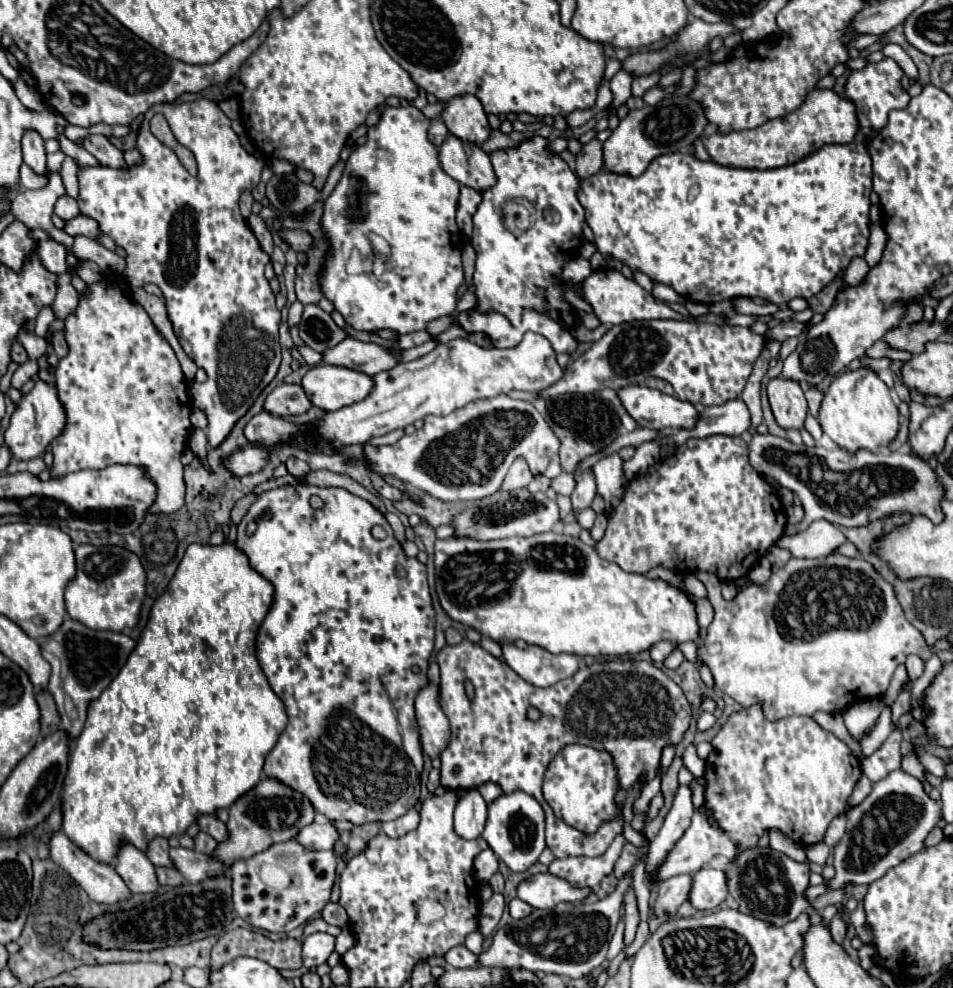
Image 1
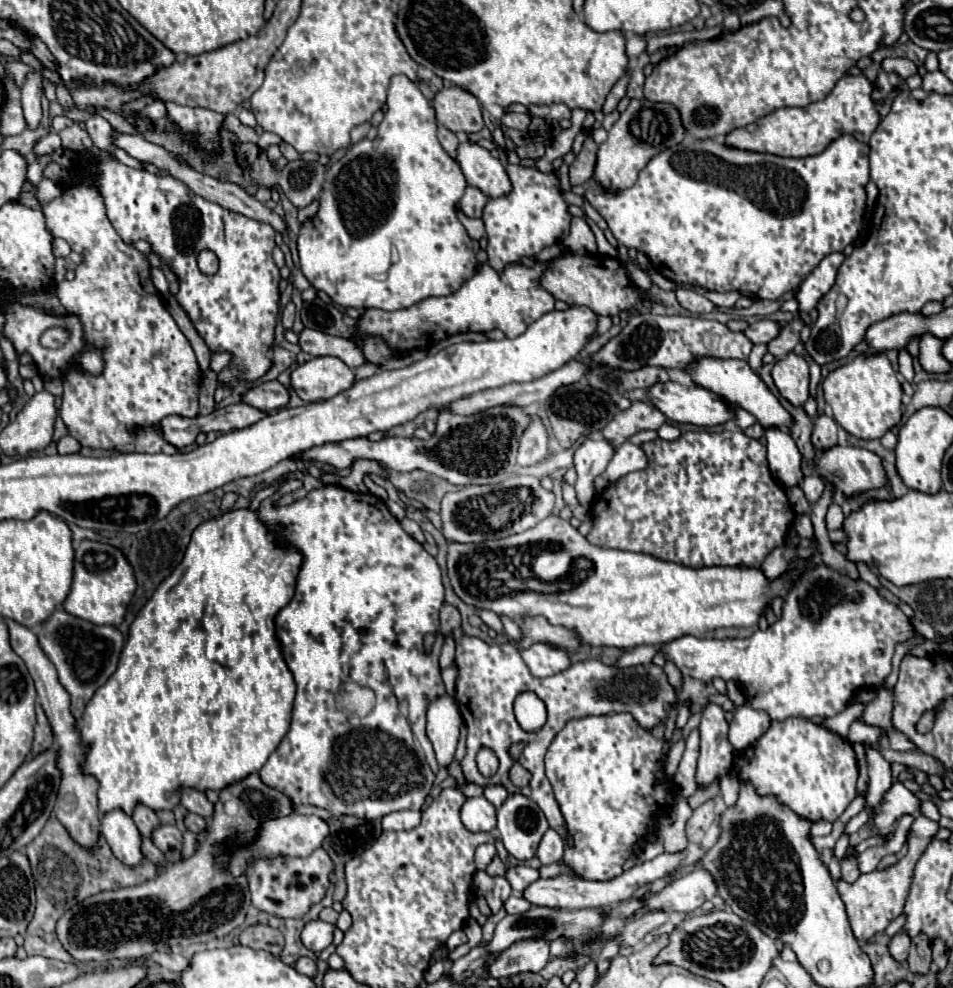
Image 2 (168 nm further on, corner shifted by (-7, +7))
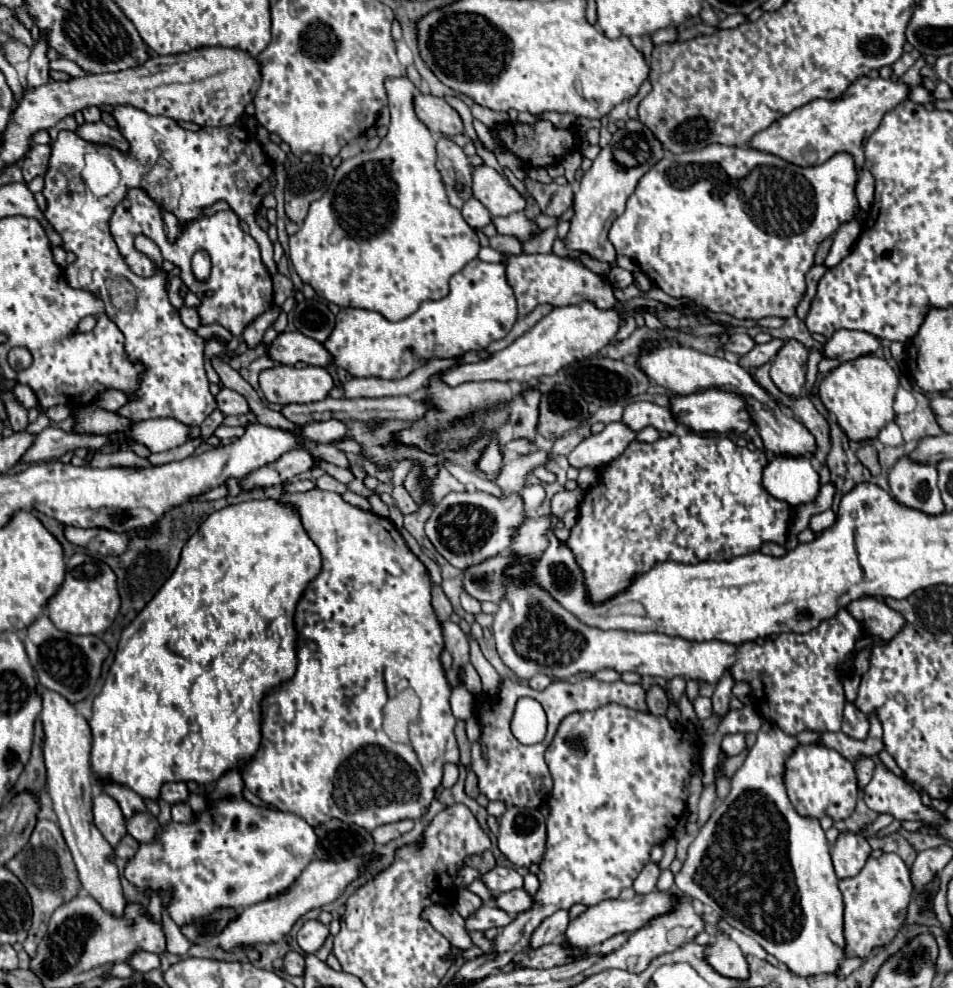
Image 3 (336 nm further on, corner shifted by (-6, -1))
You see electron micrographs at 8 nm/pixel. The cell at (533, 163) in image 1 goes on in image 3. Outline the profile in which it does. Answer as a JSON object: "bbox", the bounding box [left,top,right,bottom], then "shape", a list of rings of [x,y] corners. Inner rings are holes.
{"bbox":[493,212,539,242],"shape":[[[515,212],[511,216],[505,218],[493,218],[493,224],[497,228],[499,234],[507,234],[507,236],[515,236],[521,242],[525,242],[527,238],[531,238],[533,234],[537,234],[539,230],[535,228],[533,220],[529,220],[523,212]]]}

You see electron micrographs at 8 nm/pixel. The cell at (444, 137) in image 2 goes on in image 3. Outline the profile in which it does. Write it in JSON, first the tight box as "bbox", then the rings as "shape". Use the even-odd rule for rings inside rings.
{"bbox":[437,138,471,208],"shape":[[[449,138],[437,140],[437,170],[445,182],[445,192],[449,198],[449,204],[455,208],[461,208],[471,196],[471,166],[465,156],[465,152]]]}

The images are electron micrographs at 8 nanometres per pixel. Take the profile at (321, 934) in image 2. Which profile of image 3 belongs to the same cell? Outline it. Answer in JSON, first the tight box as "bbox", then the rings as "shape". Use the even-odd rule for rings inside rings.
{"bbox":[297,920,329,954],"shape":[[[307,920],[297,932],[297,944],[301,946],[303,952],[315,954],[327,936],[329,936],[329,928],[325,924],[321,924],[319,920]]]}

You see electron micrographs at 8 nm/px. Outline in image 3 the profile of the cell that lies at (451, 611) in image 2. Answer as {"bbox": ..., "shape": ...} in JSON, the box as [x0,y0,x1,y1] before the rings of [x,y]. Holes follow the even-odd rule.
{"bbox":[431,584,453,622],"shape":[[[433,584],[431,596],[433,596],[433,608],[435,608],[435,612],[437,612],[437,618],[439,618],[441,622],[449,620],[449,616],[451,616],[451,612],[453,612],[453,610],[451,610],[451,602],[449,602],[449,598],[443,594],[443,590],[441,590],[439,584]]]}

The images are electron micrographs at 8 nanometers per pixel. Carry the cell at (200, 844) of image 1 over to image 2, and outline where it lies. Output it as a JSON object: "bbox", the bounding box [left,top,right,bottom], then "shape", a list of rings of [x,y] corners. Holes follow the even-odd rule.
{"bbox":[186,814,208,834],"shape":[[[188,814],[186,816],[186,828],[192,830],[194,834],[200,834],[202,830],[206,830],[206,826],[208,826],[208,822],[202,816],[198,816],[198,814]]]}

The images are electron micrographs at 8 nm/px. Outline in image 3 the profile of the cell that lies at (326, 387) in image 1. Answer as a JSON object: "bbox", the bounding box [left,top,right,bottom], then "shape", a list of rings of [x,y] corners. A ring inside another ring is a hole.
{"bbox":[259,366,333,404],"shape":[[[273,366],[259,372],[259,388],[267,402],[309,404],[327,398],[333,378],[321,366]]]}

